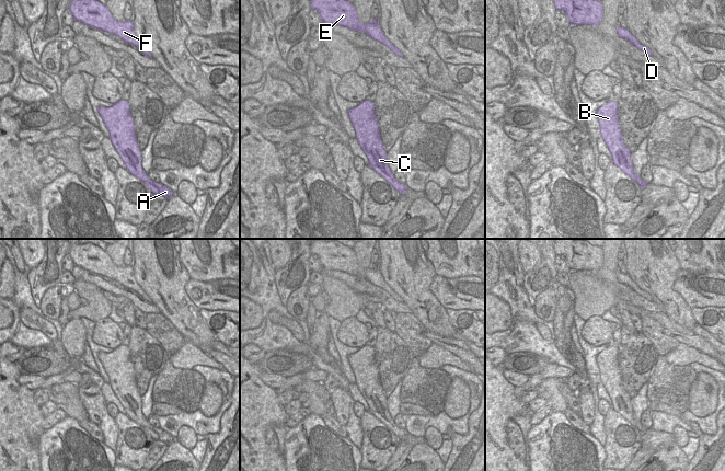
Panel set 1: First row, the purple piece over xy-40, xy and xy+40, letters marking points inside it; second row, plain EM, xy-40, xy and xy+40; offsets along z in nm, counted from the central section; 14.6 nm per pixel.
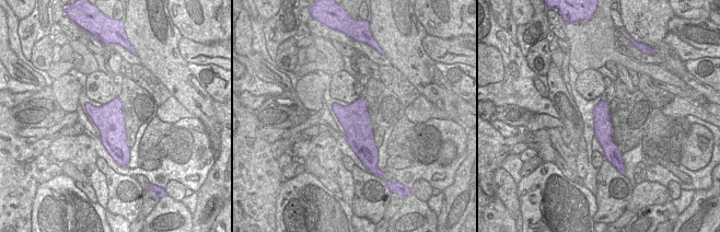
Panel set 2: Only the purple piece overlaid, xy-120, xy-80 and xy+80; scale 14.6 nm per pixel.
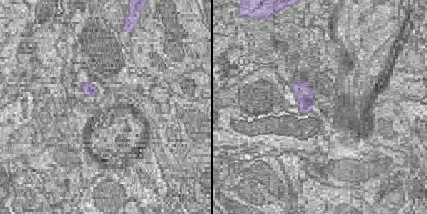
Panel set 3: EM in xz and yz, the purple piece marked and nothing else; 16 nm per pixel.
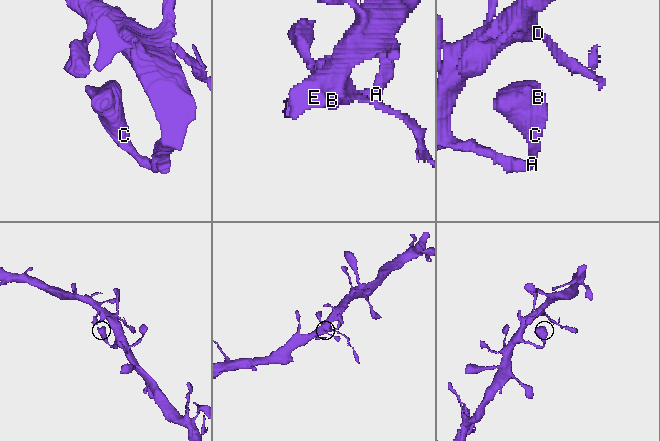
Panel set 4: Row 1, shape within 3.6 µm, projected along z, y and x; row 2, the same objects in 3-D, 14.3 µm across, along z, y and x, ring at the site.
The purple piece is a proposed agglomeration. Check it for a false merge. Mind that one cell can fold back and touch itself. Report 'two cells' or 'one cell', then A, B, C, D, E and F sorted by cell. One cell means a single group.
one cell; A B C D E F

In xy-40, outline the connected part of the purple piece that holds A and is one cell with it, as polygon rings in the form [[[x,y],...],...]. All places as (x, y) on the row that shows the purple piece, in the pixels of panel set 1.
[[[119,100],[111,107],[100,106],[97,112],[110,133],[110,139],[115,150],[120,156],[128,172],[145,182],[153,195],[165,198],[172,197],[174,192],[161,183],[150,180],[148,173],[142,169],[141,150],[137,142],[128,101]]]

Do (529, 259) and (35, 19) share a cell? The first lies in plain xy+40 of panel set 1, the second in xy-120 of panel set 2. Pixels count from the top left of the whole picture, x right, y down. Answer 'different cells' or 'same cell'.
different cells

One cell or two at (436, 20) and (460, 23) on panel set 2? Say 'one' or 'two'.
one

